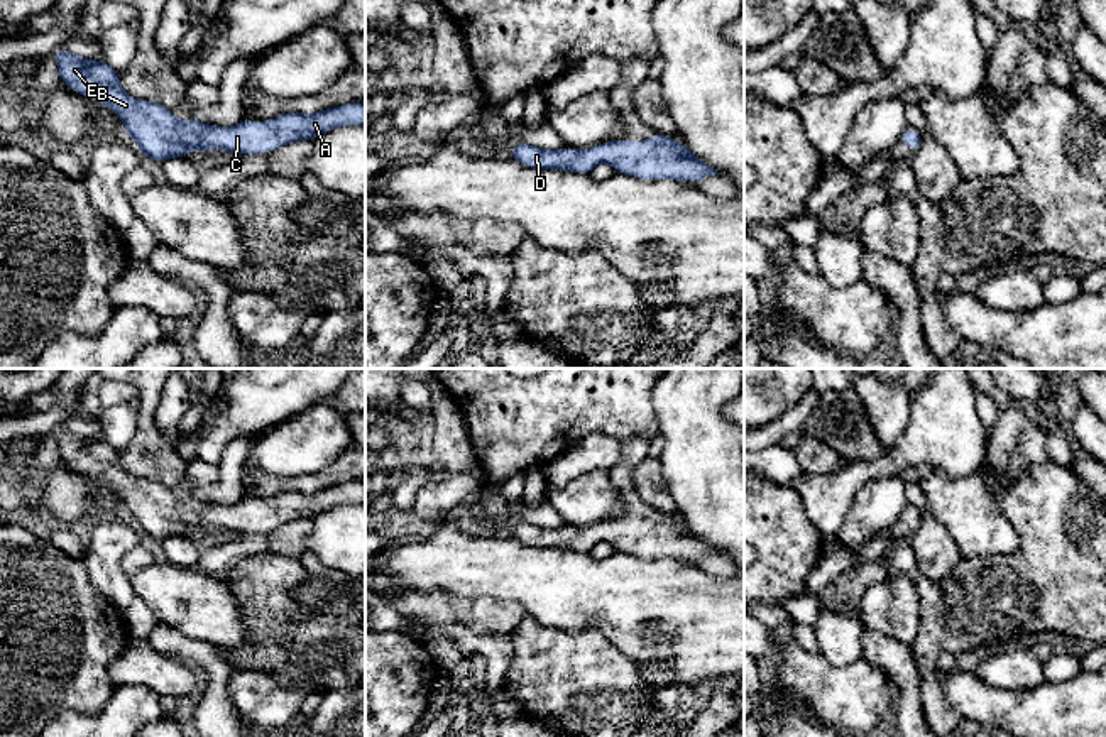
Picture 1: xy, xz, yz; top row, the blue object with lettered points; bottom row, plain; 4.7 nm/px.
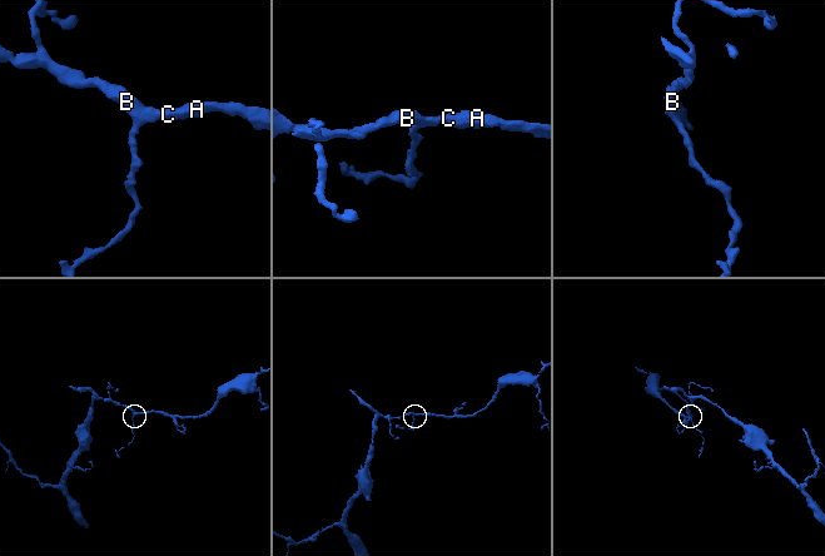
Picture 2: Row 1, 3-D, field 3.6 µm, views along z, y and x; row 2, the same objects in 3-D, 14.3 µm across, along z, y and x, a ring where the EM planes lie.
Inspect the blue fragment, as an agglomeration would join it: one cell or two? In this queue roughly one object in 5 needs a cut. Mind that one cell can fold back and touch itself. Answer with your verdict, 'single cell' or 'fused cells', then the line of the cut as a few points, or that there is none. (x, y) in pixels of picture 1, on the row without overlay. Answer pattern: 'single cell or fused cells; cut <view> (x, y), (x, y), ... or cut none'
single cell; cut none

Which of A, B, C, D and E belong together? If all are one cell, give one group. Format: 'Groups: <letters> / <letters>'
Groups: A B C D E

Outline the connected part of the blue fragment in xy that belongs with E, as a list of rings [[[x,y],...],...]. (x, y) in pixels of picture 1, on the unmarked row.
[[[54,428],[61,460],[78,473],[95,477],[117,490],[125,500],[125,510],[152,539],[188,536],[189,527],[208,531],[211,526],[230,532],[252,531],[262,534],[294,519],[315,516],[343,504],[365,504],[365,483],[348,482],[318,492],[284,492],[262,504],[252,497],[235,505],[213,505],[194,495],[179,500],[159,482],[129,475],[118,460],[118,450],[105,439],[85,438],[64,428]]]

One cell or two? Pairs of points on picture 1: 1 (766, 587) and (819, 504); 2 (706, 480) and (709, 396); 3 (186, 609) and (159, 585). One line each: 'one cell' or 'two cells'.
1: two cells
2: one cell
3: one cell

